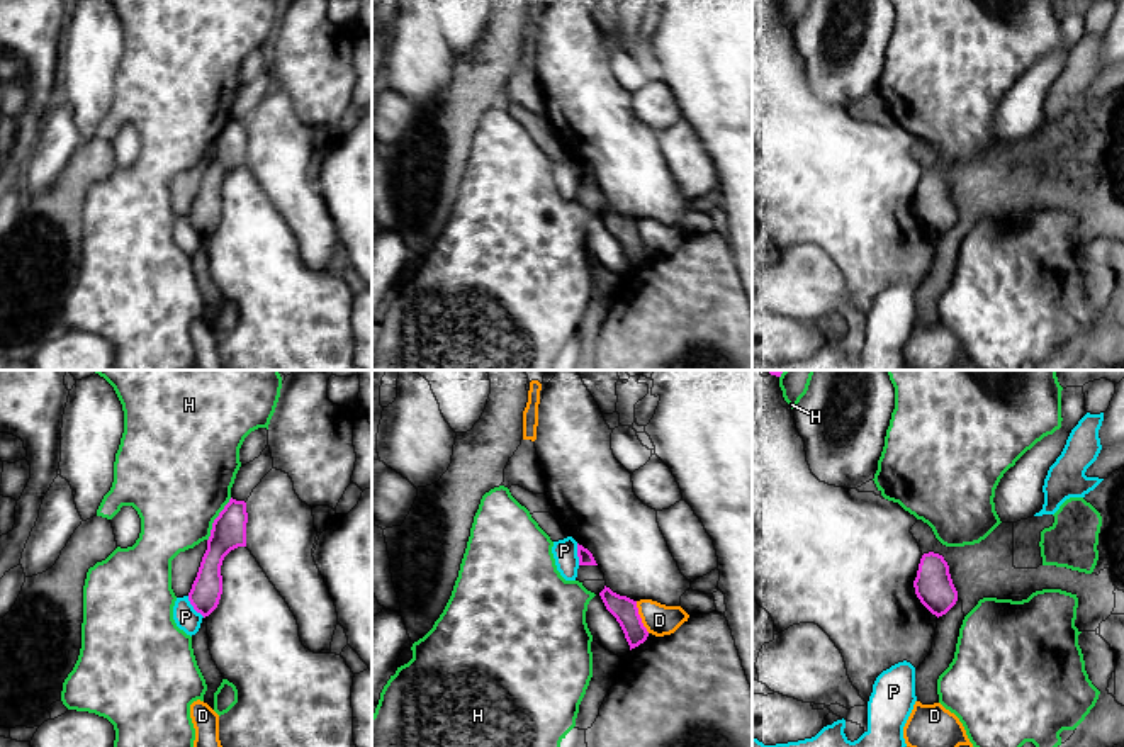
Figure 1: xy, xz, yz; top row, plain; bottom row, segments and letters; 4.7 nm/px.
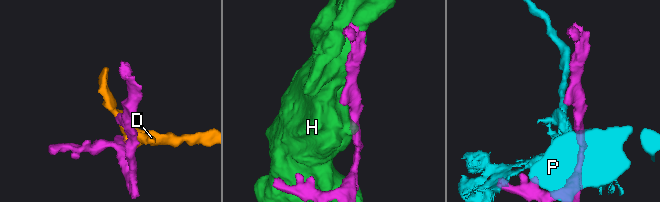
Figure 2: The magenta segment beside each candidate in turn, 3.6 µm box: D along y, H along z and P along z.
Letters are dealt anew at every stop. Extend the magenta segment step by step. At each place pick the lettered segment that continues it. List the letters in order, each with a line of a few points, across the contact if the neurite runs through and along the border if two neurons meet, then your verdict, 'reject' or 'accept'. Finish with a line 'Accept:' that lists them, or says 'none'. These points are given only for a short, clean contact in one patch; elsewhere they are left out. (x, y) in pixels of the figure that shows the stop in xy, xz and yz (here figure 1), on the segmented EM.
D: line xz (635, 601), (640, 622), (649, 632); reject
H: reject
P: line xy (187, 596), (189, 603), (204, 617); reject
Accept: none

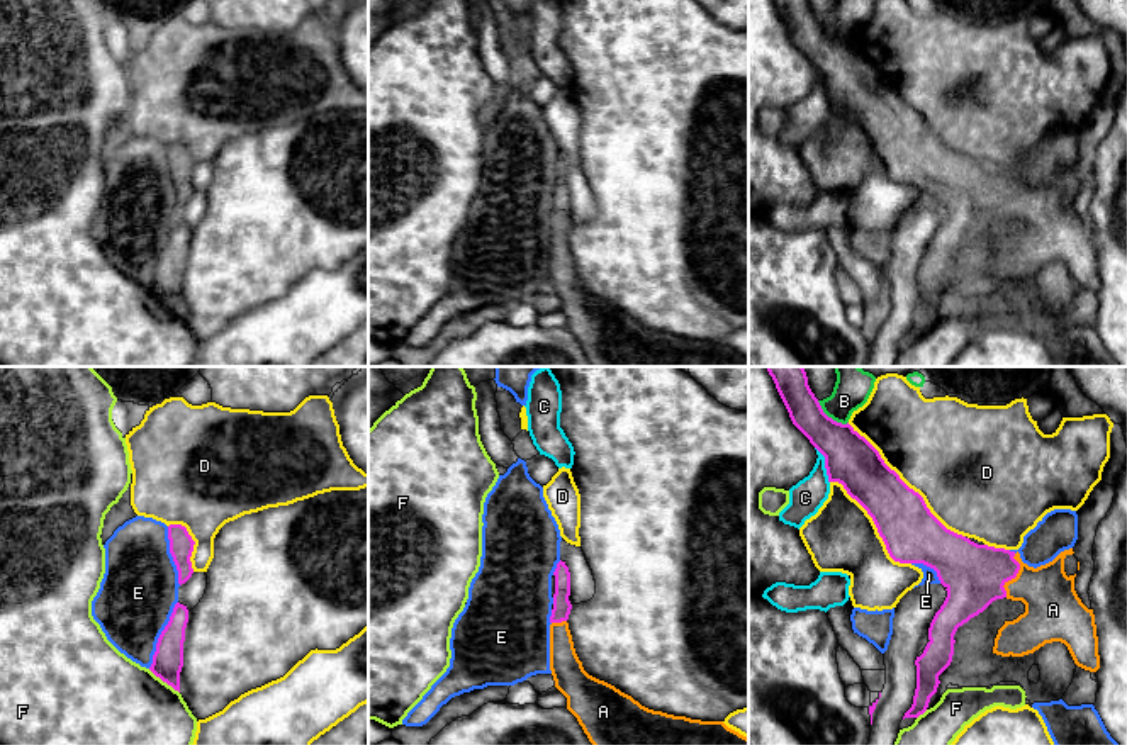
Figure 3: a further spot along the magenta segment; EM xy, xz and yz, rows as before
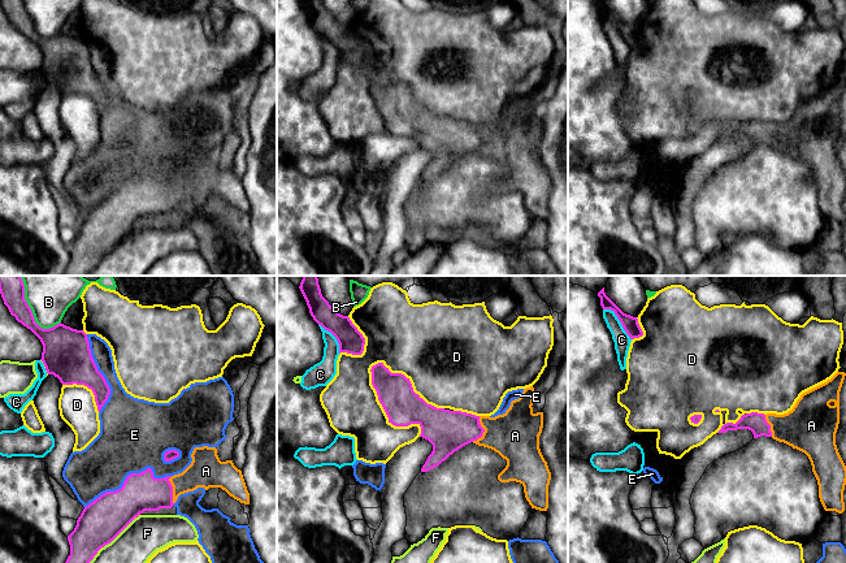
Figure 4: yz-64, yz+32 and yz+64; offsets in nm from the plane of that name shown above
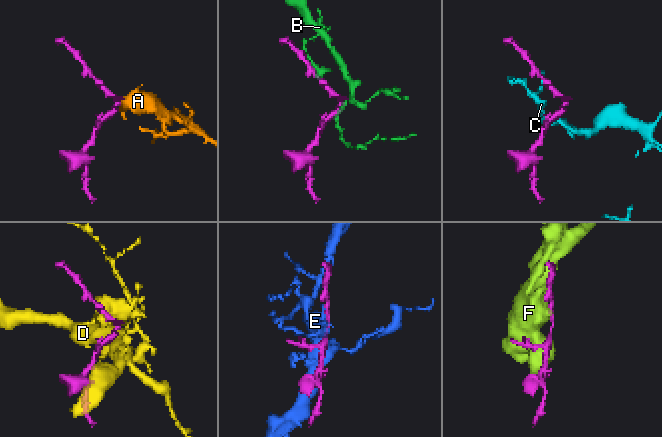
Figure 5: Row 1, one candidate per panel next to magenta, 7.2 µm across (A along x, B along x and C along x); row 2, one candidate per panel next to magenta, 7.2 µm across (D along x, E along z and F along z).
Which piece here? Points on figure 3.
A: accept
B: reject
C: line yz (815, 447), (824, 457), (829, 482); reject
D: reject
E: reject
F: reject
Accept: A

